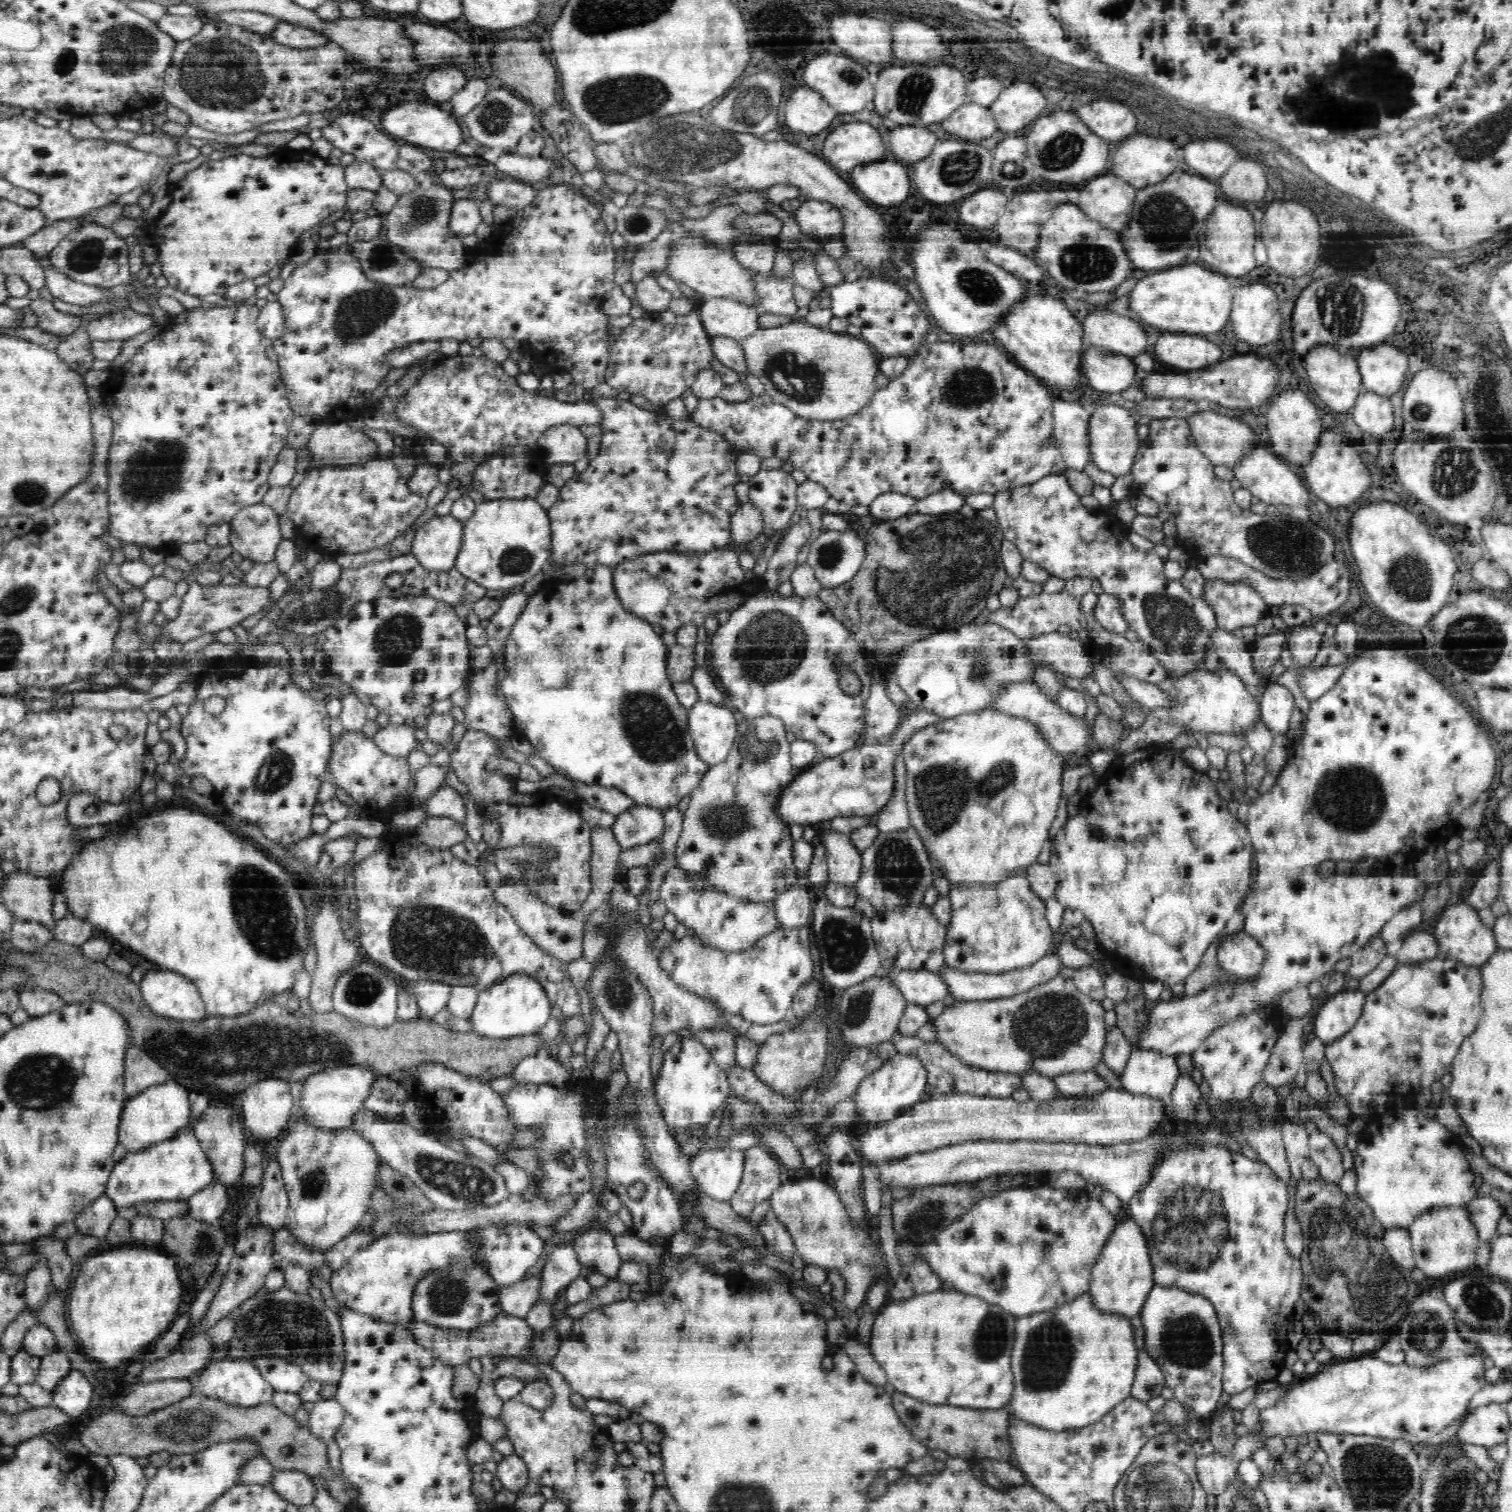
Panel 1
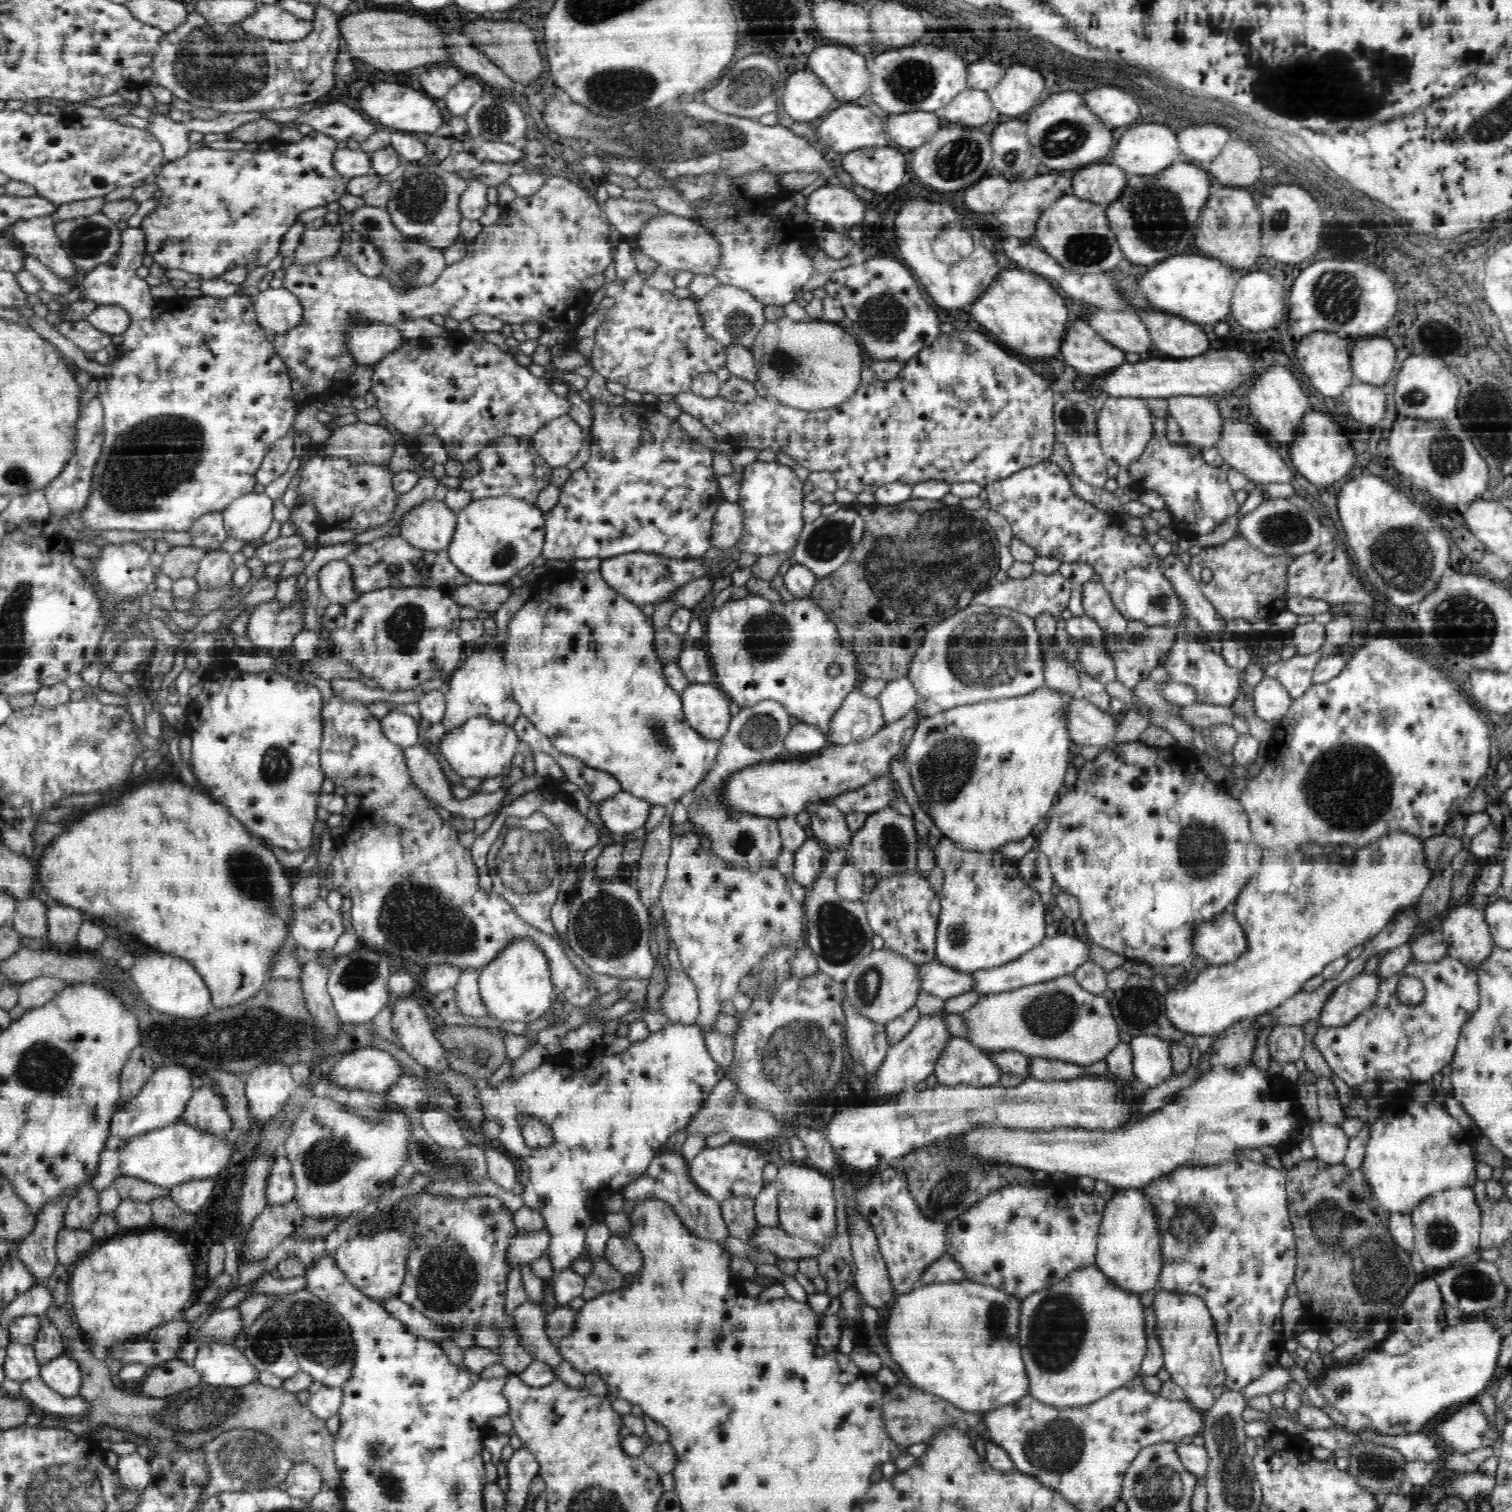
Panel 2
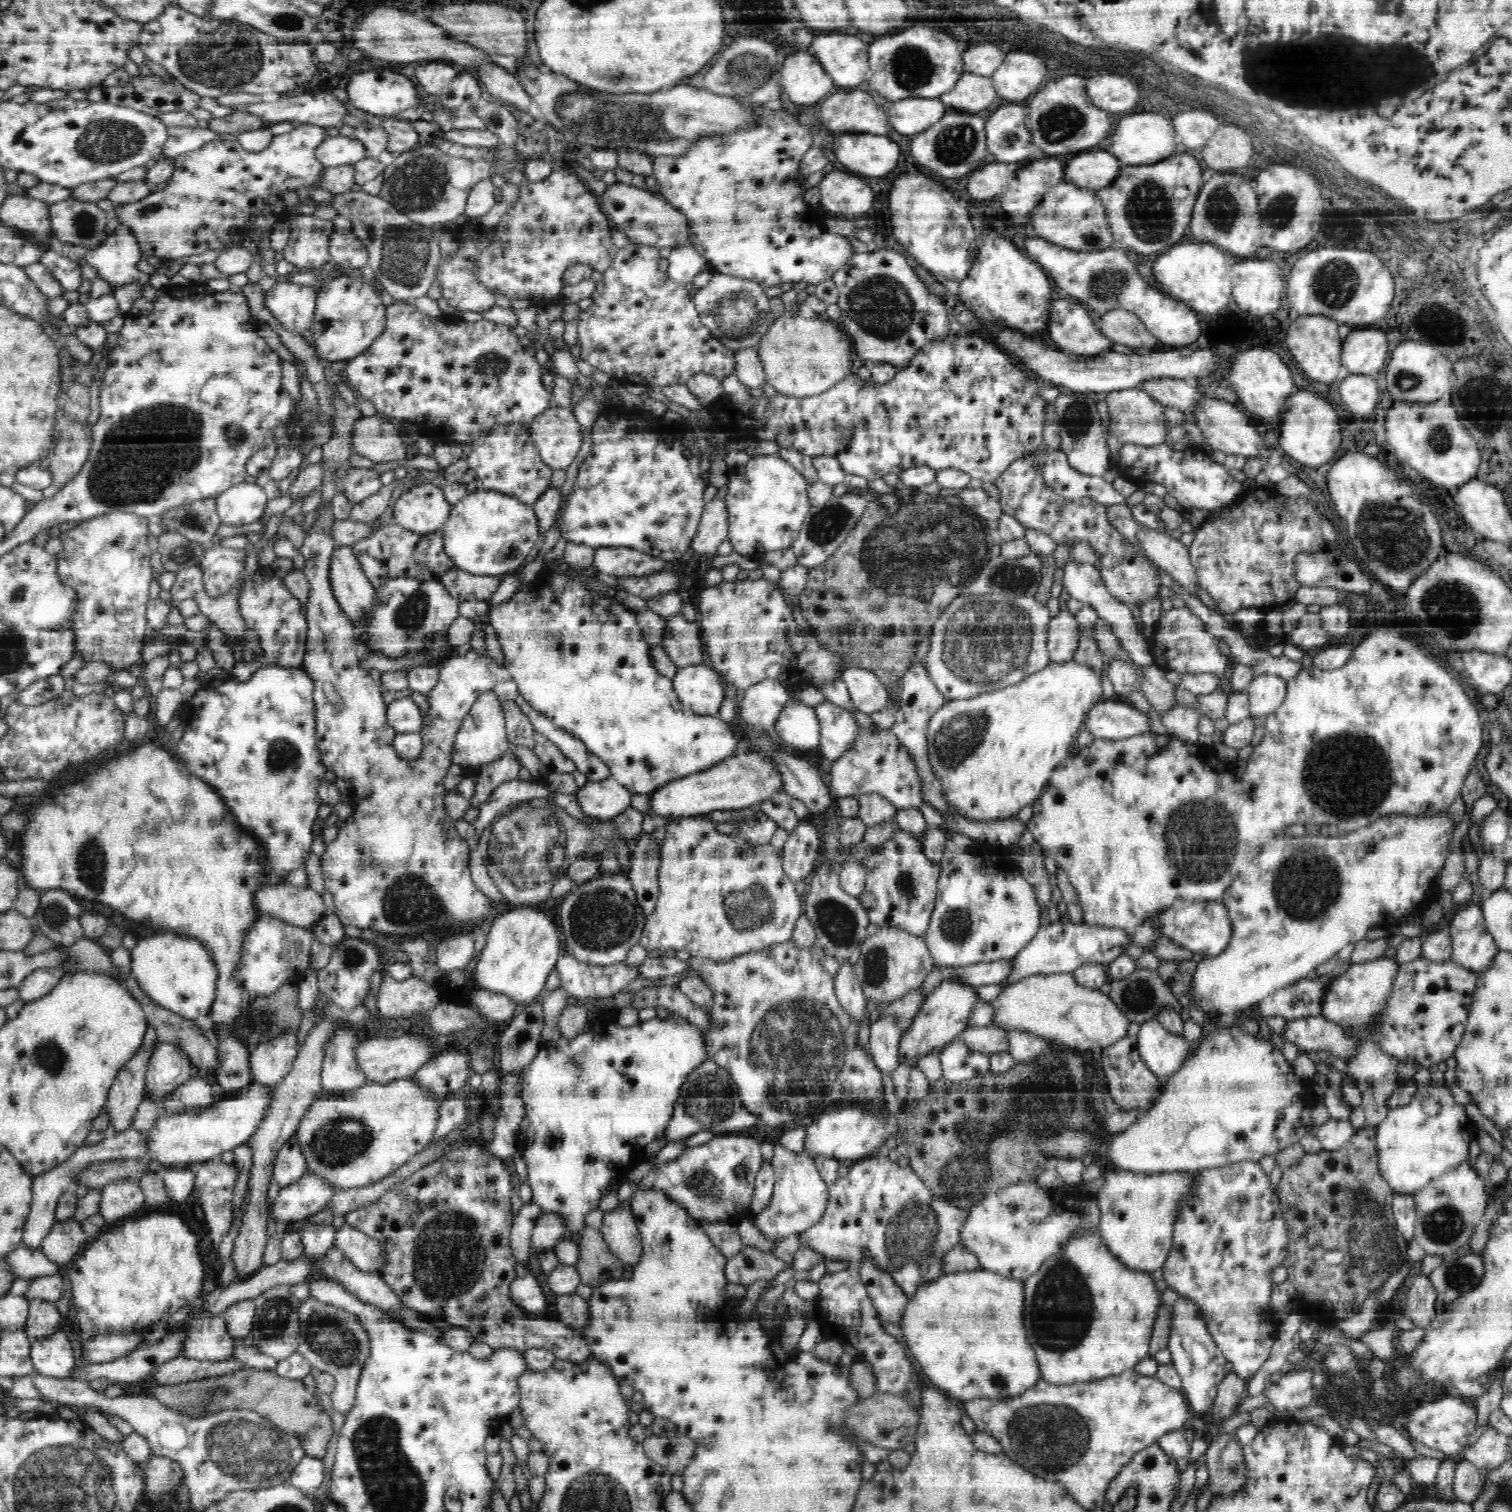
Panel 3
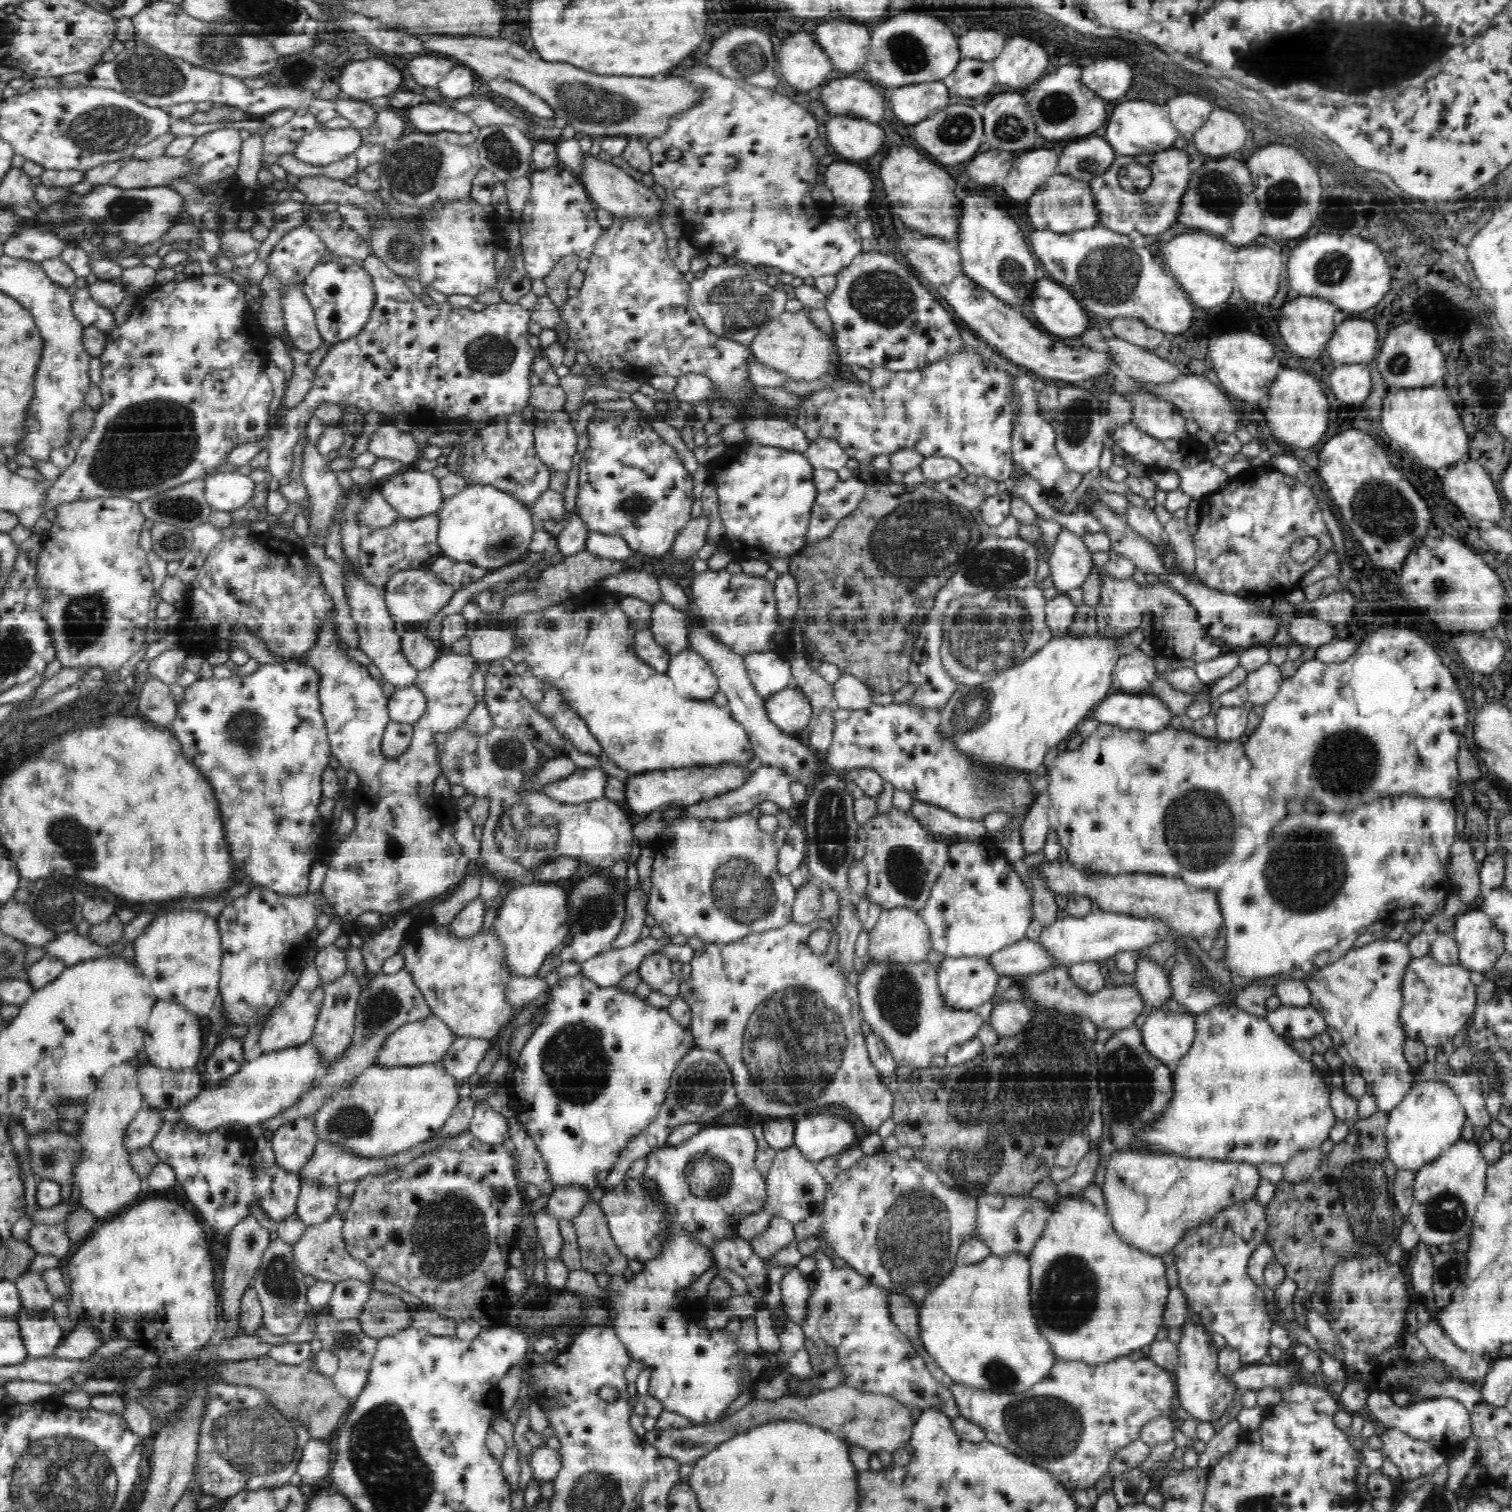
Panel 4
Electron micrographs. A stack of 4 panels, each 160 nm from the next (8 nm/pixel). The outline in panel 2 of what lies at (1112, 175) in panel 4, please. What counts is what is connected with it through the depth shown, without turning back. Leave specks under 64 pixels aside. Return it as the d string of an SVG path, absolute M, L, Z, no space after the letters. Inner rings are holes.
M1174 162L1170 168L1154 177L1128 178L1127 189L1122 200L1114 202L1106 208L1110 228L1118 241L1121 252L1130 260L1130 264L1154 264L1166 261L1170 257L1178 257L1188 252L1188 246L1194 242L1195 230L1200 226L1200 213L1207 204L1215 187L1210 176L1194 163Z

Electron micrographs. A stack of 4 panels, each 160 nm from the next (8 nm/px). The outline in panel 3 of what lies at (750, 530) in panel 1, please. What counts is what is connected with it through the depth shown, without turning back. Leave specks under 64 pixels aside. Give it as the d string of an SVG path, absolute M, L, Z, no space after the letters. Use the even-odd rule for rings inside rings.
M714 499L706 504L690 550L704 555L717 552L719 544L727 539L728 534L728 511L725 506L725 499Z

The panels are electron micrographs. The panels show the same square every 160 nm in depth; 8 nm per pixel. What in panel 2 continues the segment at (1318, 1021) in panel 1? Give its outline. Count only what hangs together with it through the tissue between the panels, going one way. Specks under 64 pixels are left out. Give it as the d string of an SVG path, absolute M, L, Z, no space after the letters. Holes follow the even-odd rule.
M1362 971L1343 982L1329 995L1320 1013L1319 1021L1324 1028L1340 1028L1355 1020L1372 1006L1382 978L1378 973Z

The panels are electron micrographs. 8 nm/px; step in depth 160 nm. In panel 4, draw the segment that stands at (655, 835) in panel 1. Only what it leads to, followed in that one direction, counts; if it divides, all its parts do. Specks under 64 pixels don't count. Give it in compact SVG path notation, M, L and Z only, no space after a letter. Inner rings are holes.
M577 768L570 776L545 784L541 790L558 802L578 804L606 797L607 774L601 768Z

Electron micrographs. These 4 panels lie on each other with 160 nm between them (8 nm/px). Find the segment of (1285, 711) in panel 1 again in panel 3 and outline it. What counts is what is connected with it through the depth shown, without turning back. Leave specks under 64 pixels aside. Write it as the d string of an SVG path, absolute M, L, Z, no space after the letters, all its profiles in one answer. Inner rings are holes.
M1272 673L1255 676L1245 691L1249 694L1251 717L1264 718L1282 704L1287 693L1287 680Z

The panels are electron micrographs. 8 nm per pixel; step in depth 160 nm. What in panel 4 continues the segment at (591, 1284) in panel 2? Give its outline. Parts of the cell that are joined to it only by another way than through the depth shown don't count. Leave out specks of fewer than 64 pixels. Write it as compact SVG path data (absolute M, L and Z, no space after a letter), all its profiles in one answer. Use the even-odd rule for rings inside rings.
M597 1195L571 1221L579 1244L581 1268L593 1274L622 1275L628 1268L628 1258L612 1240Z

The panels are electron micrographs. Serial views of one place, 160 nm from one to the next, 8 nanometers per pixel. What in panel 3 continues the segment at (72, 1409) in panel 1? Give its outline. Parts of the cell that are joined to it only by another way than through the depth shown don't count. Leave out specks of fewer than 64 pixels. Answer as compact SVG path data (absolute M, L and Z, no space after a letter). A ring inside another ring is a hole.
M78 1328L58 1329L52 1336L32 1341L31 1361L36 1372L45 1377L68 1379L76 1366L76 1359L69 1337L79 1338Z

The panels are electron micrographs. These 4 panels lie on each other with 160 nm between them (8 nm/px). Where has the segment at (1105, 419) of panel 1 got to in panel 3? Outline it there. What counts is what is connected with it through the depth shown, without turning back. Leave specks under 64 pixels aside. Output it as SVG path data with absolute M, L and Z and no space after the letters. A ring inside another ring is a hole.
M1143 388L1108 393L1105 401L1110 408L1112 432L1118 434L1122 444L1153 447L1166 443L1168 424L1164 416L1165 406L1154 400Z

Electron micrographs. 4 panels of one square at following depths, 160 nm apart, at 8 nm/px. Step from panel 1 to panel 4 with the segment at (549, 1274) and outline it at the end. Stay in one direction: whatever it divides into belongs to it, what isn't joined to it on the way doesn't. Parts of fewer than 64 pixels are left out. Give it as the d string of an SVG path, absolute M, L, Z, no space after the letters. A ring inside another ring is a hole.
M580 974L560 979L548 991L550 997L540 1007L544 1008L546 1012L544 1012L534 1032L522 1048L520 1056L513 1062L514 1100L516 1100L516 1106L518 1106L518 1114L520 1114L518 1121L522 1122L526 1132L530 1132L528 1136L536 1142L536 1147L542 1153L554 1190L563 1191L564 1189L570 1189L571 1186L580 1186L584 1193L597 1195L597 1186L602 1181L596 1179L596 1174L609 1171L614 1166L614 1162L617 1161L619 1152L624 1150L627 1142L630 1142L632 1138L636 1138L658 1116L659 1108L662 1106L664 1098L666 1098L672 1074L674 1074L680 1059L684 1058L688 1051L695 1047L695 1038L690 1026L682 1027L681 1024L678 1024L666 1007L652 1007L647 998L640 999L634 992L625 992L616 986L598 986L590 980L585 980L584 976L580 976Z

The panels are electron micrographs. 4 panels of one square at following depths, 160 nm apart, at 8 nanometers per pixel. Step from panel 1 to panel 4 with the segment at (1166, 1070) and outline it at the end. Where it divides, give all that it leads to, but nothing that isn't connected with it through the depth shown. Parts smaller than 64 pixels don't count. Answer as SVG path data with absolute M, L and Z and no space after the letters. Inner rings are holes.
M1154 1010L1149 1012L1141 1033L1146 1049L1173 1072L1194 1042L1196 1014Z

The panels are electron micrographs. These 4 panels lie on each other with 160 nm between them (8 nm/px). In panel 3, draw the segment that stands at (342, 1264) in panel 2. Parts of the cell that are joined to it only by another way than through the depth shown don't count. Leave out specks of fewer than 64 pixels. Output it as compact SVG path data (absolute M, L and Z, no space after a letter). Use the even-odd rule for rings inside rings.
M348 1223L336 1231L335 1245L340 1249L341 1256L352 1261L353 1268L359 1272L379 1275L379 1268L385 1265L383 1248L370 1235L352 1228Z

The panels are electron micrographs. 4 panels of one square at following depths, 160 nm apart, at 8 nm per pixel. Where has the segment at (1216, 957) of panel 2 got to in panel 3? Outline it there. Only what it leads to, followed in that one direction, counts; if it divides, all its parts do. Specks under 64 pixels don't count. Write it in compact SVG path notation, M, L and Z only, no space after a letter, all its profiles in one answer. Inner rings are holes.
M1212 902L1212 906L1180 906L1172 914L1164 914L1164 935L1193 952L1197 959L1218 956L1228 946L1232 927L1228 909L1223 903Z

